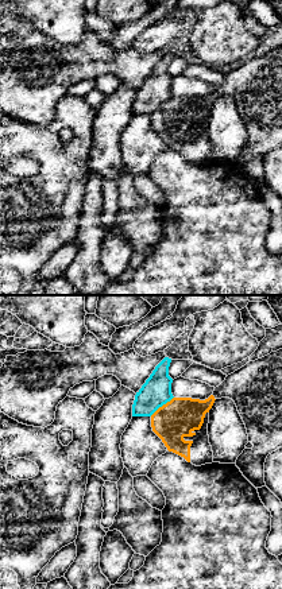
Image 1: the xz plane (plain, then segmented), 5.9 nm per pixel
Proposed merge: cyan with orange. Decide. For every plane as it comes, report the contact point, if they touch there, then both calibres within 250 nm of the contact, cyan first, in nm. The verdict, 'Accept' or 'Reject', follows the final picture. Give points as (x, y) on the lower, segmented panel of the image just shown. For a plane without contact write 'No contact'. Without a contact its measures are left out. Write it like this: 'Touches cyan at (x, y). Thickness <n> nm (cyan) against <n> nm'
Touches cyan at (161, 406). Thickness 180 nm (cyan) against 220 nm

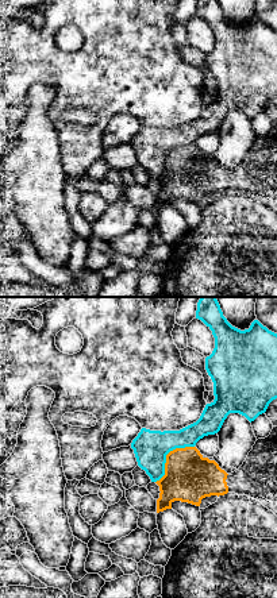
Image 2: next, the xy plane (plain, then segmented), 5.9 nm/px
Touches cyan at (166, 454). Thickness 200 nm (cyan) against 280 nm

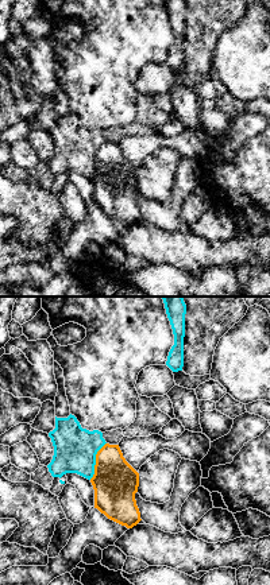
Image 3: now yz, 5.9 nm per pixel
Touches cyan at (95, 461). Thickness 260 nm (cyan) against 280 nm

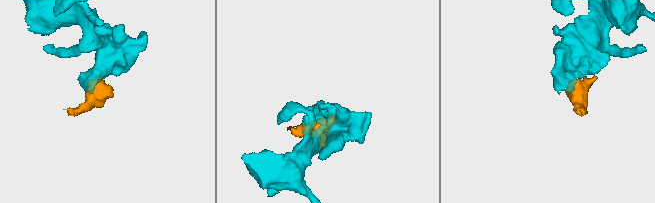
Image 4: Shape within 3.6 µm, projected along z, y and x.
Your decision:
Reject

